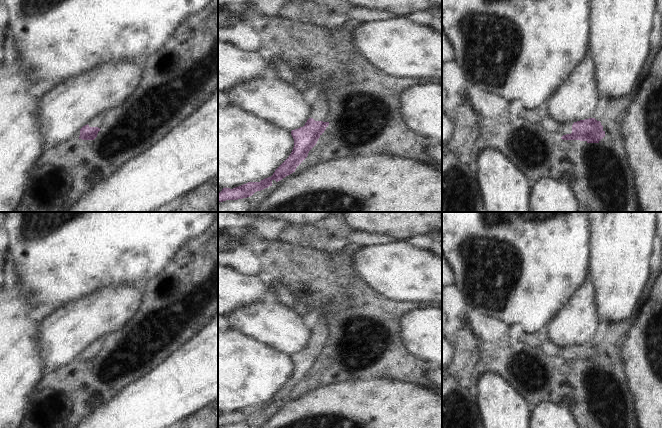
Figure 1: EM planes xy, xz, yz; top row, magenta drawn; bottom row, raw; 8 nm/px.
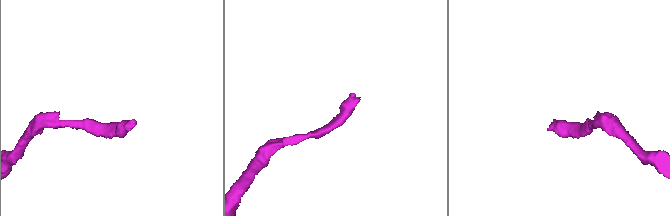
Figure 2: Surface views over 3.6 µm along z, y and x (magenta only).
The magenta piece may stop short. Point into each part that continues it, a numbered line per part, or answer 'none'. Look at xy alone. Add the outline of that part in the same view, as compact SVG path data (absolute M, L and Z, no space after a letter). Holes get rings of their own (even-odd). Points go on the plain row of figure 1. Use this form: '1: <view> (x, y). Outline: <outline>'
1: xy (100, 345). Outline: M101 337L100 339L93 342L89 347L89 351L98 351L101 354L98 356L97 361L104 355L107 351L107 344L109 340L106 337Z

